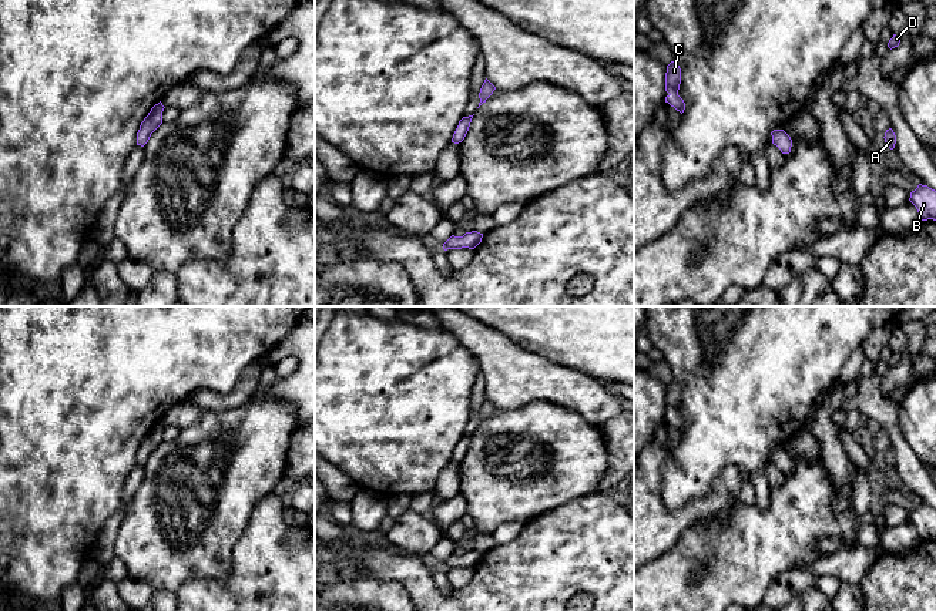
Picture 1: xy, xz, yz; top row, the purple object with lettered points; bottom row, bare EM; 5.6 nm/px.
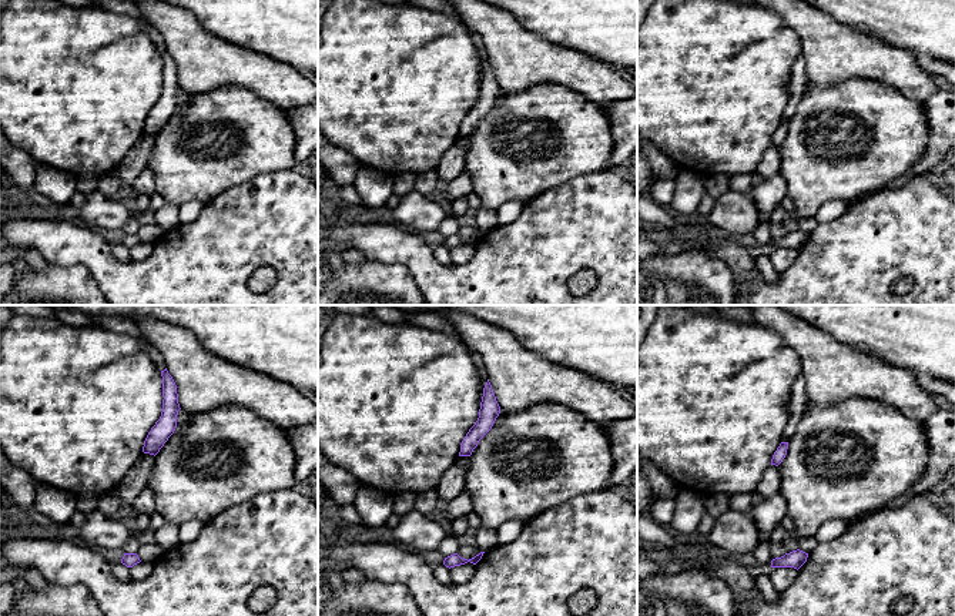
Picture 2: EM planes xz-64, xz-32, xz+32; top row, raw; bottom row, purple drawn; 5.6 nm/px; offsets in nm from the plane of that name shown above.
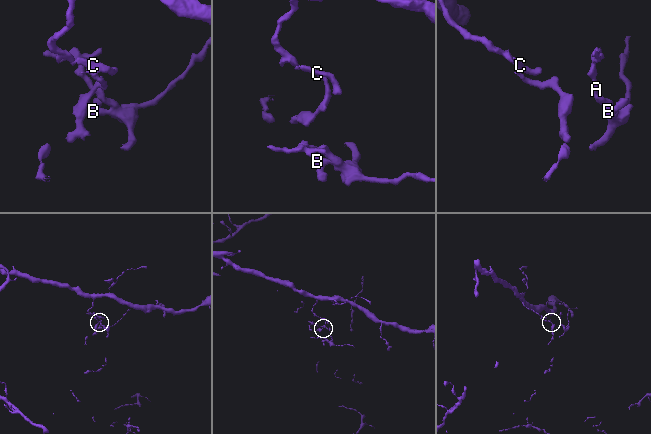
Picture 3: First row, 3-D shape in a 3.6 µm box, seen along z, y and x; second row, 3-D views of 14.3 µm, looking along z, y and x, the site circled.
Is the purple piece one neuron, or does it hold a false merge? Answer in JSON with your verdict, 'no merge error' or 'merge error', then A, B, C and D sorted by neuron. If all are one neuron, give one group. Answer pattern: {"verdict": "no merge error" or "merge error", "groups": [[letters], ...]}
{"verdict": "merge error", "groups": [["A", "B", "D"], ["C"]]}

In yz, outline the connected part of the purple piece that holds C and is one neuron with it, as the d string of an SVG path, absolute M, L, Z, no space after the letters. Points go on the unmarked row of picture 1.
M671 380L667 385L665 392L665 410L668 412L668 414L665 416L665 422L668 422L671 426L674 426L677 430L682 433L685 429L685 422L678 414L680 403L681 403L681 387L675 380Z

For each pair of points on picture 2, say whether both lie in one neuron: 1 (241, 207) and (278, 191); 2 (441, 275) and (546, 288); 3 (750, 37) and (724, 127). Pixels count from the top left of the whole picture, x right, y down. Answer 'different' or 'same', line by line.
1: same
2: same
3: same

